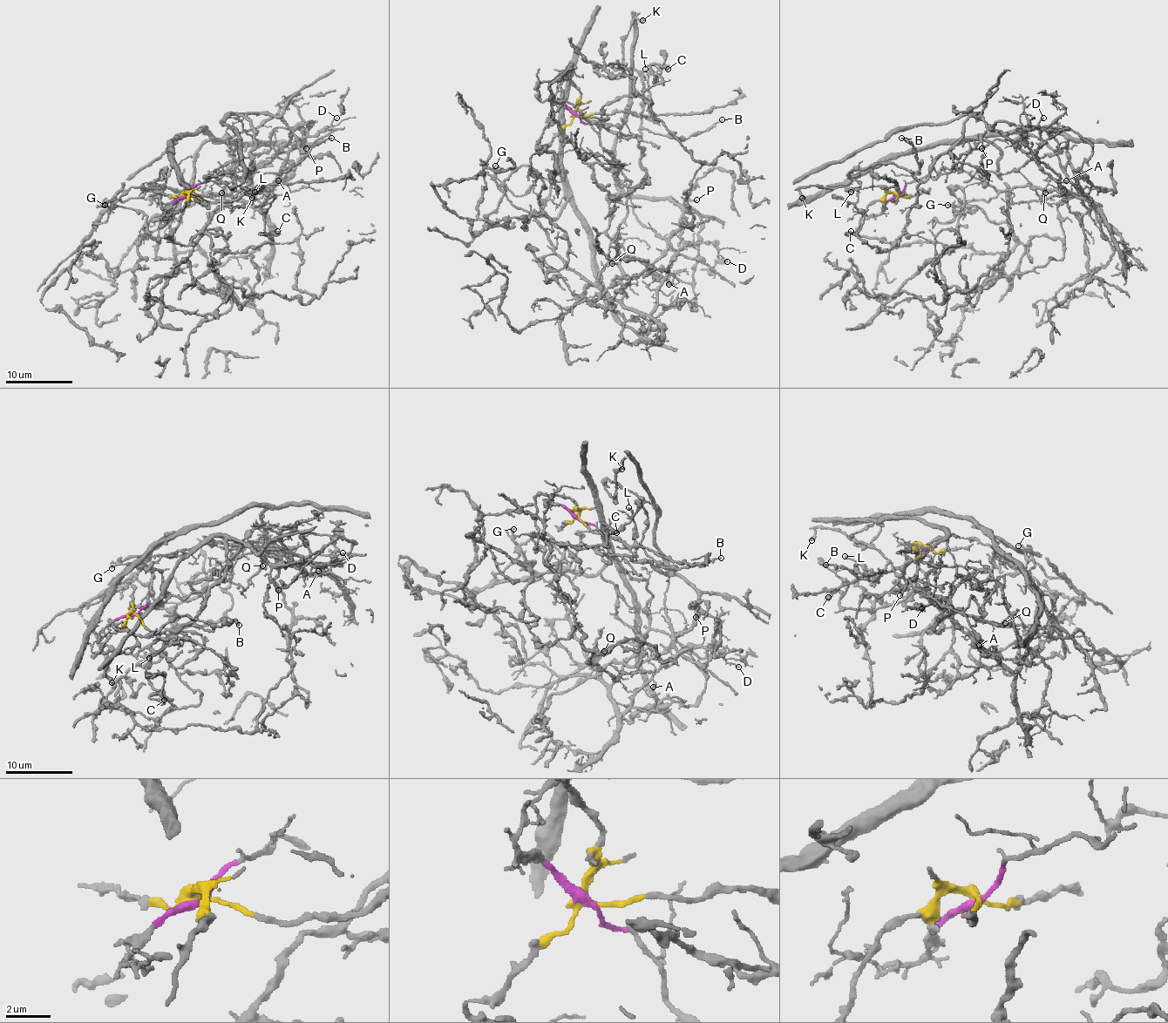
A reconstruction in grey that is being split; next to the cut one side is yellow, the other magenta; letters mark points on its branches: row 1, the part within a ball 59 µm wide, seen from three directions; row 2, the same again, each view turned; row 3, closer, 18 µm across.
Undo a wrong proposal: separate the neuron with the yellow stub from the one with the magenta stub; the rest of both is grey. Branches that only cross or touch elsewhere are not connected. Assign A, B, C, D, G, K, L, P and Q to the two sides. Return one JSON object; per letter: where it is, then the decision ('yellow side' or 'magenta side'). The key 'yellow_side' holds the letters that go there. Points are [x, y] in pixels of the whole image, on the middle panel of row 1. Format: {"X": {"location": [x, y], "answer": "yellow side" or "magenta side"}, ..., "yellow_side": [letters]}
{"A": {"location": [668, 284], "answer": "magenta side"}, "B": {"location": [722, 119], "answer": "yellow side"}, "C": {"location": [668, 69], "answer": "yellow side"}, "D": {"location": [727, 261], "answer": "magenta side"}, "G": {"location": [495, 165], "answer": "magenta side"}, "K": {"location": [642, 20], "answer": "yellow side"}, "L": {"location": [645, 69], "answer": "yellow side"}, "P": {"location": [696, 199], "answer": "yellow side"}, "Q": {"location": [612, 263], "answer": "magenta side"}, "yellow_side": ["B", "C", "K", "L", "P"]}

